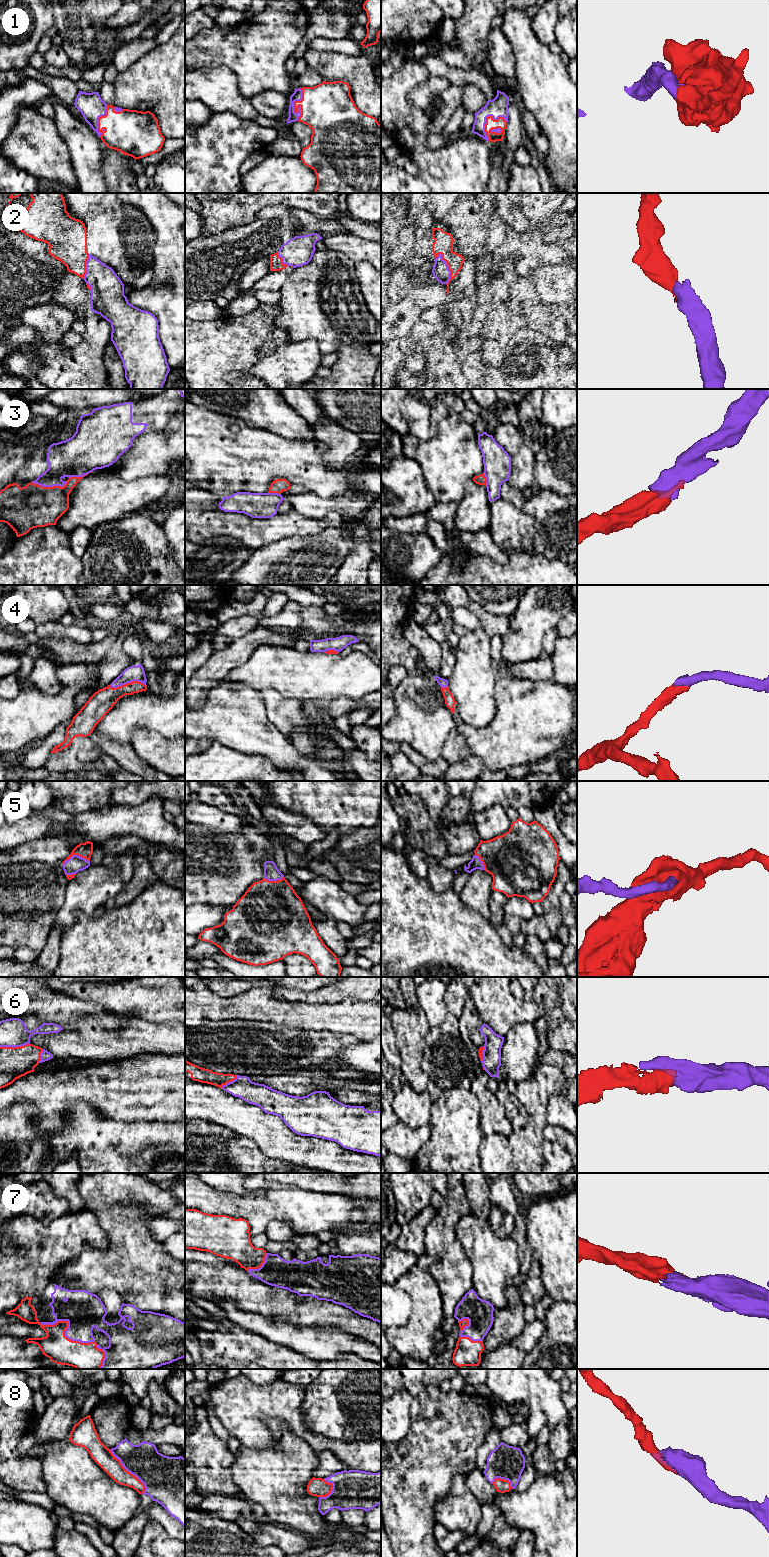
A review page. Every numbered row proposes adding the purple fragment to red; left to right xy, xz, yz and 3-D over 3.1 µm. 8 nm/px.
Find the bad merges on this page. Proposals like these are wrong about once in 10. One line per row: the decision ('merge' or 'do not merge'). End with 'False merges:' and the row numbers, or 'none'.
1: merge
2: merge
3: merge
4: merge
5: merge
6: merge
7: merge
8: merge
False merges: none

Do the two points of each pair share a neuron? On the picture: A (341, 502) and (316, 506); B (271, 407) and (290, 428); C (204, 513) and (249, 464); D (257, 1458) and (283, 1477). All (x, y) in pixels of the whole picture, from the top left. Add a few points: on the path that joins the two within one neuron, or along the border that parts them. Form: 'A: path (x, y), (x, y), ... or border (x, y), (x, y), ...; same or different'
A: path (335, 503), (322, 506); same
B: path (274, 412), (285, 423); same
C: border (195, 485), (215, 495); different
D: path (263, 1464), (277, 1477); same

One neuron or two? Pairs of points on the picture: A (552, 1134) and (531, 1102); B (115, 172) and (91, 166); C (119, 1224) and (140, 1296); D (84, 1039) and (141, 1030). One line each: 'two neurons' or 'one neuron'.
A: two neurons
B: two neurons
C: one neuron
D: one neuron

